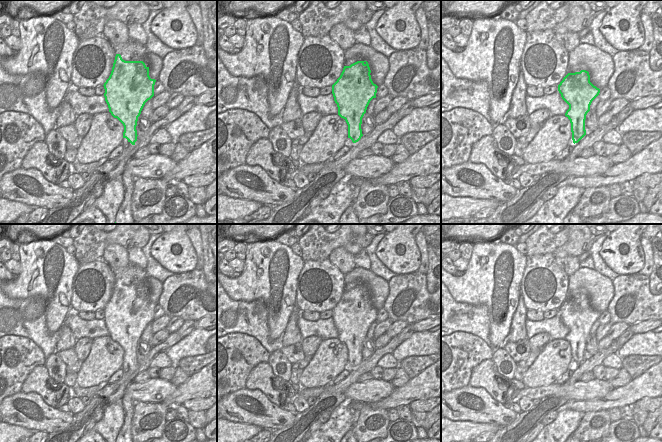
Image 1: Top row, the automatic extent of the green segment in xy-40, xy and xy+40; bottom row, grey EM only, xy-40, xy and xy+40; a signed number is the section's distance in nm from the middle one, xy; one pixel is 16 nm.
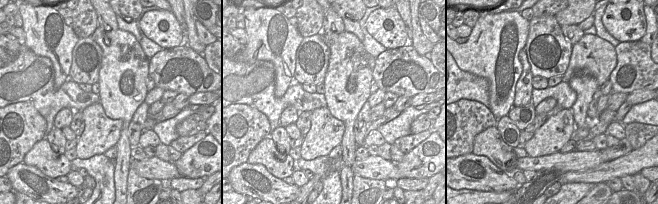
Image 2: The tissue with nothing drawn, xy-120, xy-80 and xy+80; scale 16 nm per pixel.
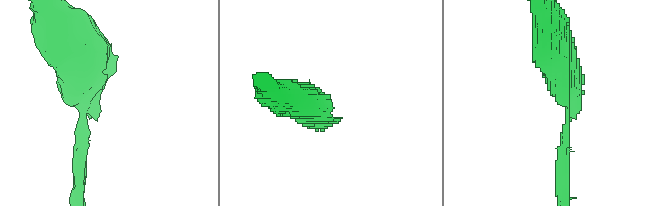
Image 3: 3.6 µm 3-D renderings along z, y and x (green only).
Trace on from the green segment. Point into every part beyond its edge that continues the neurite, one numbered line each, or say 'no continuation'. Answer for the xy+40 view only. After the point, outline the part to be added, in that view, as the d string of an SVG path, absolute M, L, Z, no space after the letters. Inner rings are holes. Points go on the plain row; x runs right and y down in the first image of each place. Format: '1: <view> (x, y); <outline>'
no continuation

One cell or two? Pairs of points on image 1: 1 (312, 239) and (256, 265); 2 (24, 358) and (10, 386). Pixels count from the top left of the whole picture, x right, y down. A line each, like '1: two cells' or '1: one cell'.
1: two cells
2: one cell

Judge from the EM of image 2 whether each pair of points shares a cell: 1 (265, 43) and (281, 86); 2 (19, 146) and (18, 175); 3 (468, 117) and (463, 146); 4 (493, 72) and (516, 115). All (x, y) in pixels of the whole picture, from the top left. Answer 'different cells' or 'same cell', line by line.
1: same cell
2: different cells
3: same cell
4: different cells

